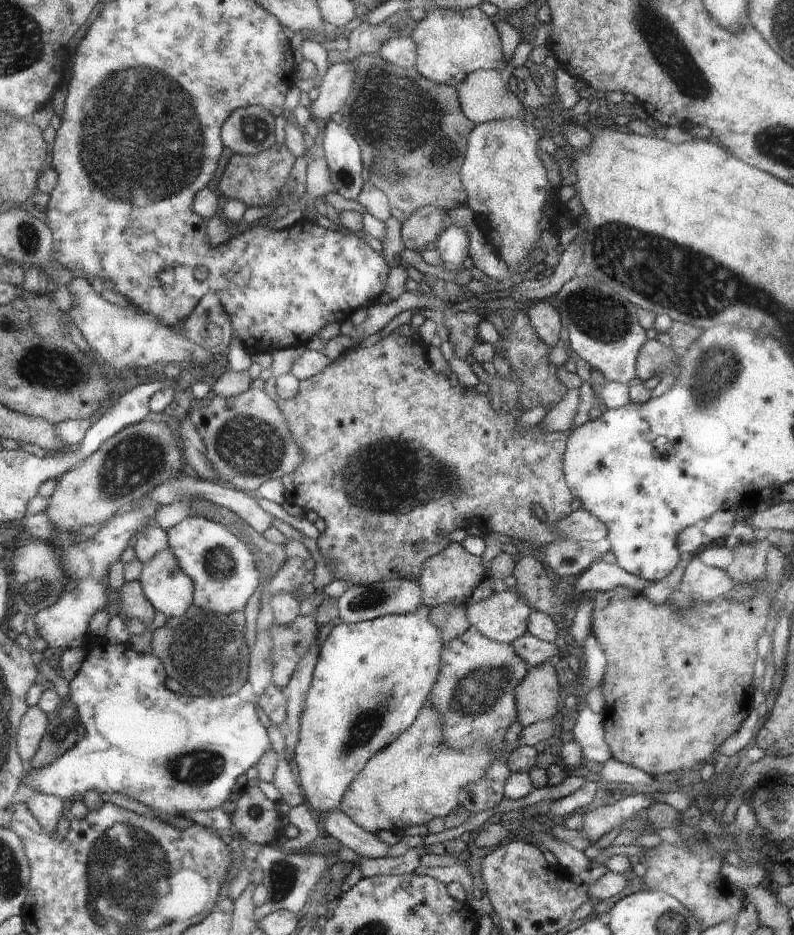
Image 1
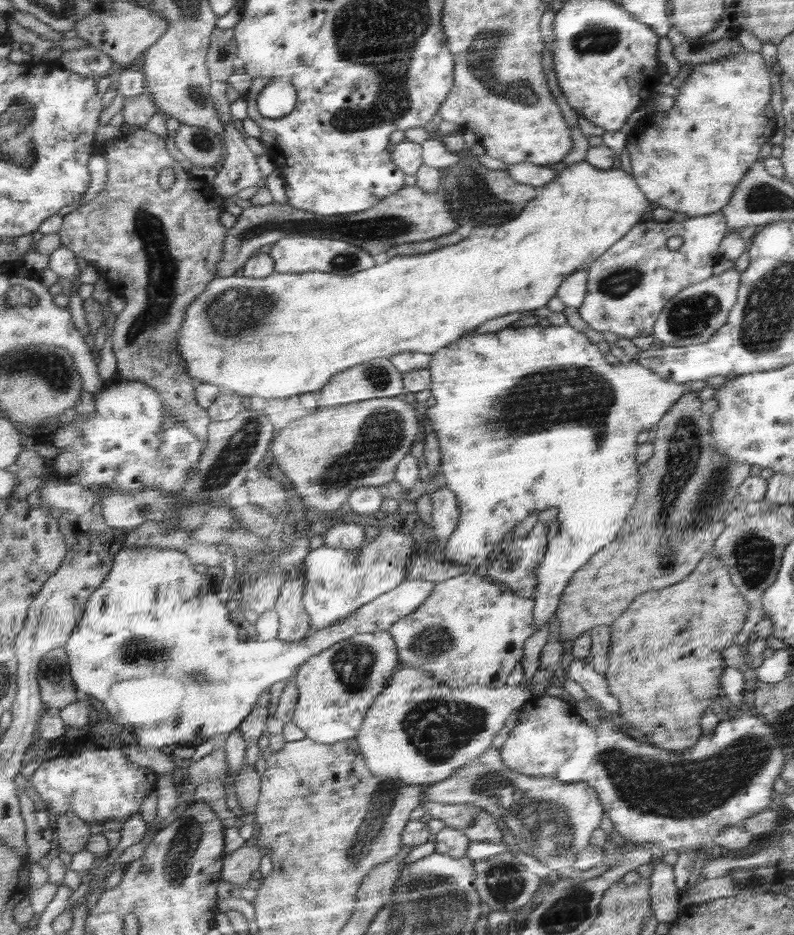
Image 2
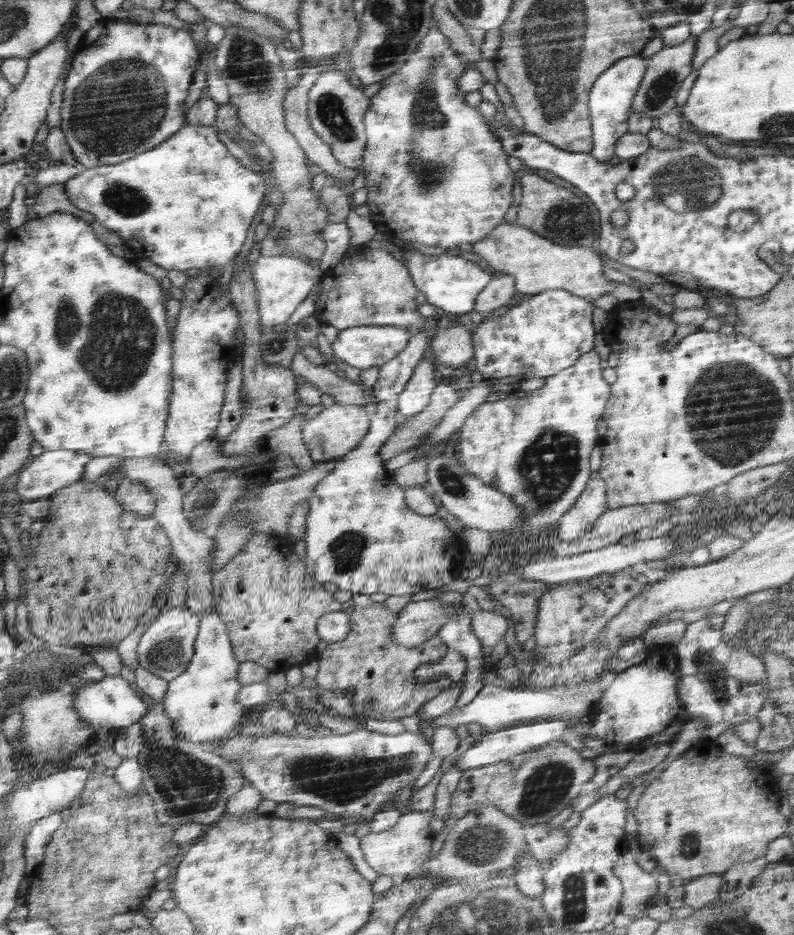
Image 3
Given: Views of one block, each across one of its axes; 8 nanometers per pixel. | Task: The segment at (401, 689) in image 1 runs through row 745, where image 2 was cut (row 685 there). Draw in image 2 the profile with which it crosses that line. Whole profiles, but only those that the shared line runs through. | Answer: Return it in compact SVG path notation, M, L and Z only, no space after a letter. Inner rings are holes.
M388 631L355 634L304 662L296 673L299 700L292 722L320 744L350 741L358 734L368 708L399 670L399 650Z

